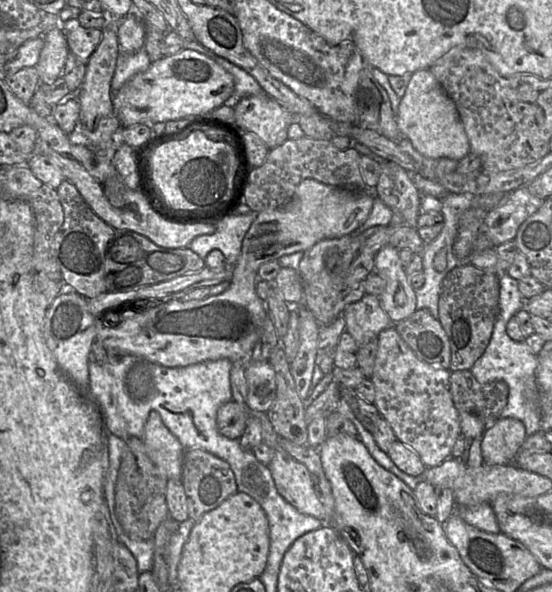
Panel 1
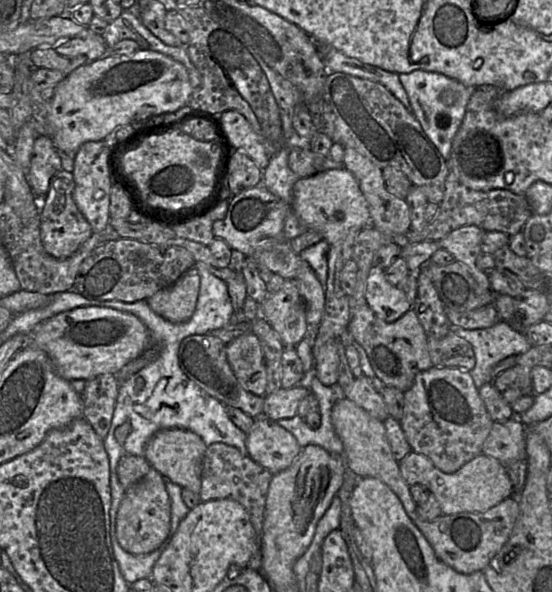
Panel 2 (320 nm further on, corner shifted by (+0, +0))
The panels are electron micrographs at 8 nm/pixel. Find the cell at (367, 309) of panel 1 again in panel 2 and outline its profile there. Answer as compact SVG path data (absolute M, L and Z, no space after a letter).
M364 304L352 310L348 332L364 349L373 371L386 386L405 392L412 386L418 373L433 367L428 350L428 336L412 308L398 320L387 323Z

